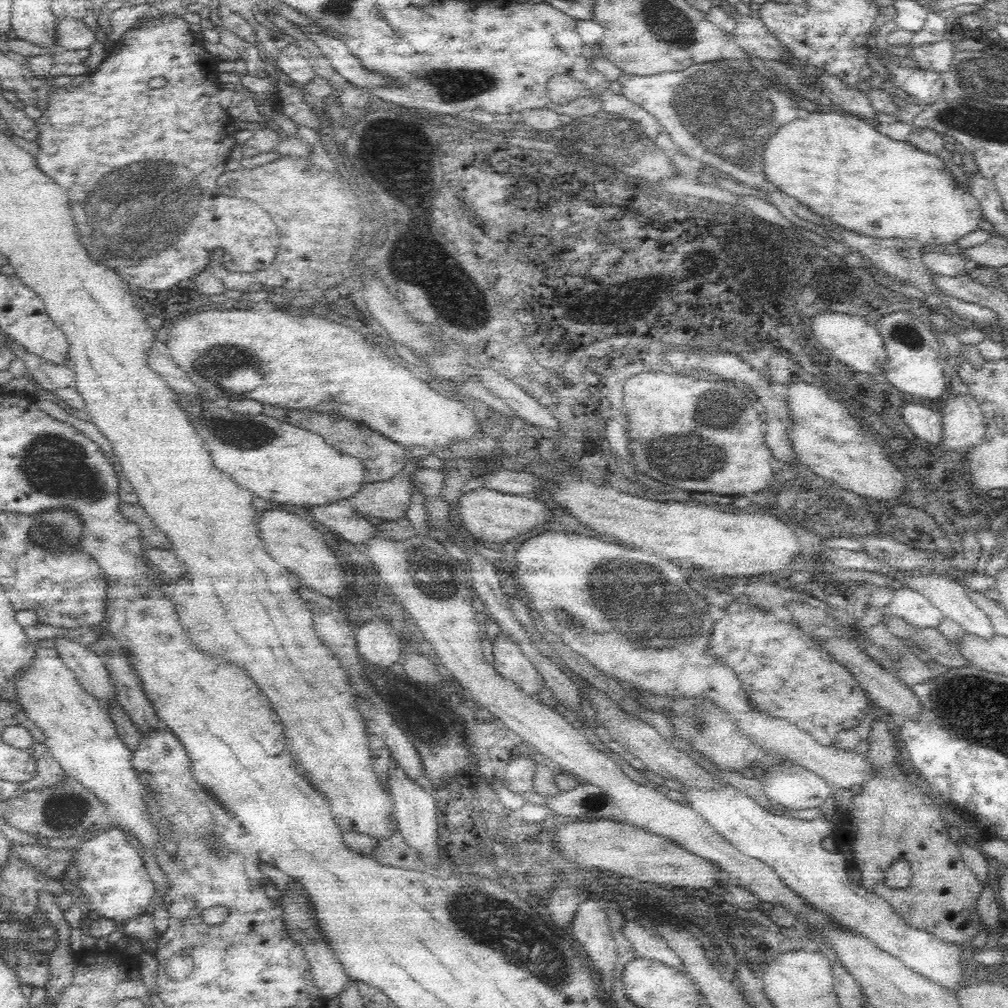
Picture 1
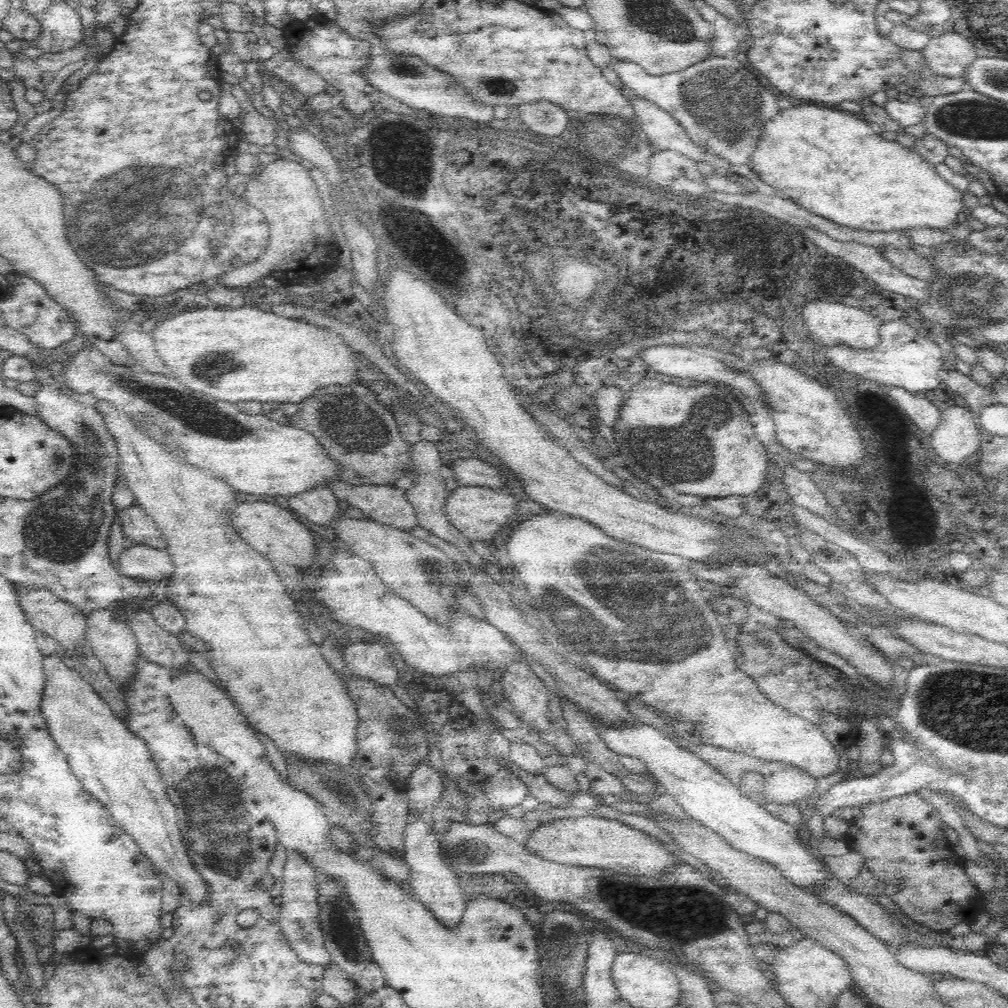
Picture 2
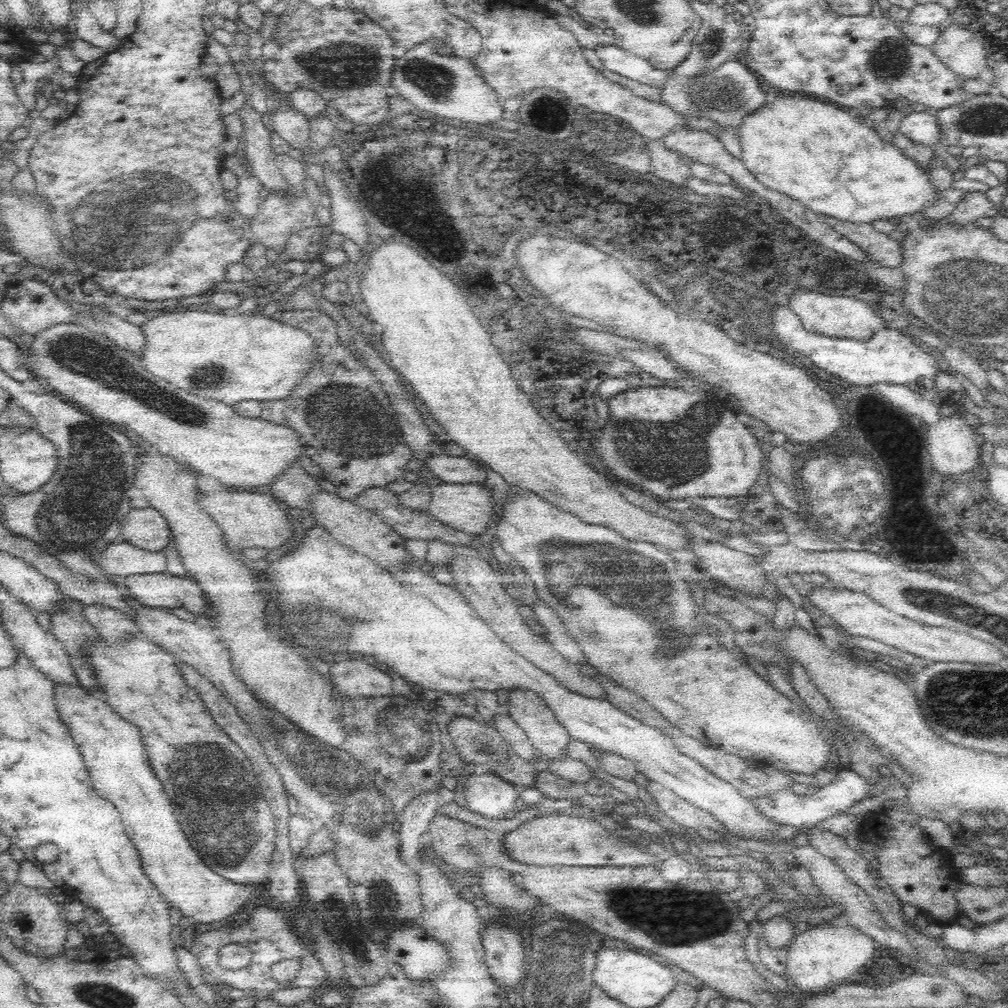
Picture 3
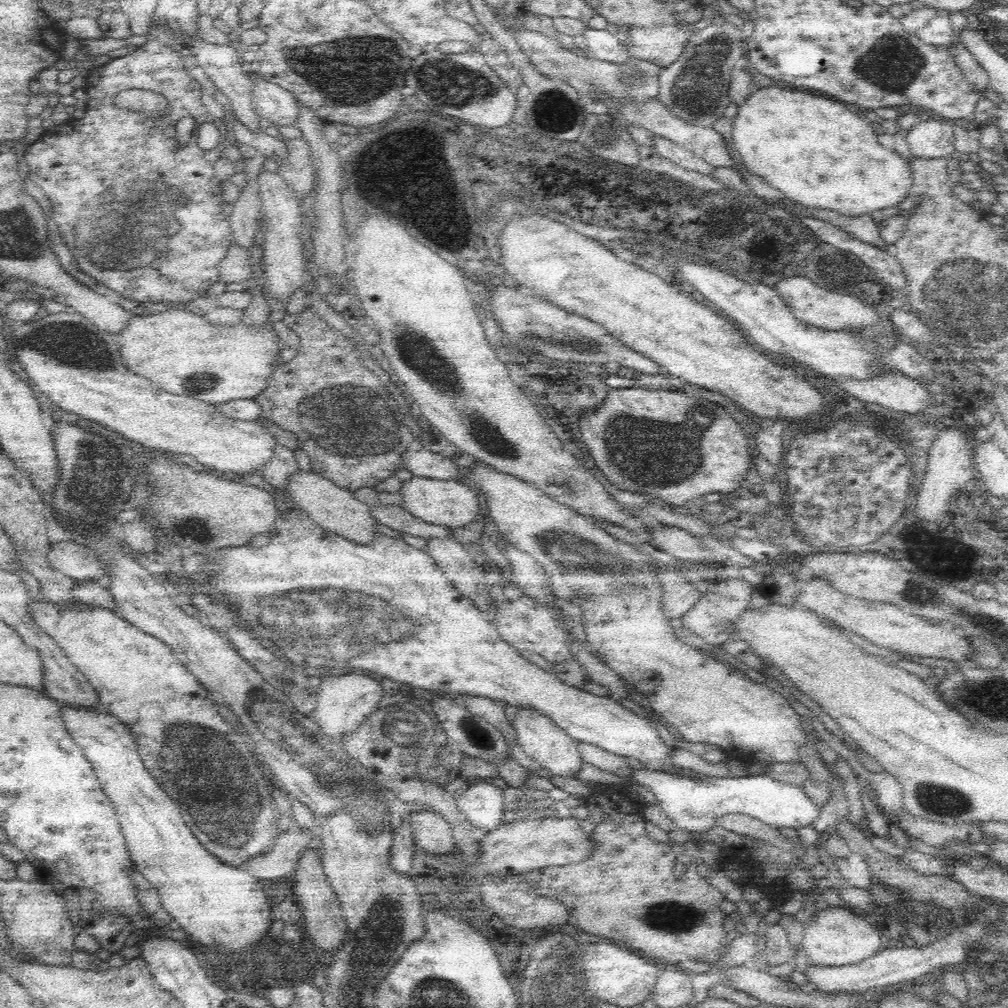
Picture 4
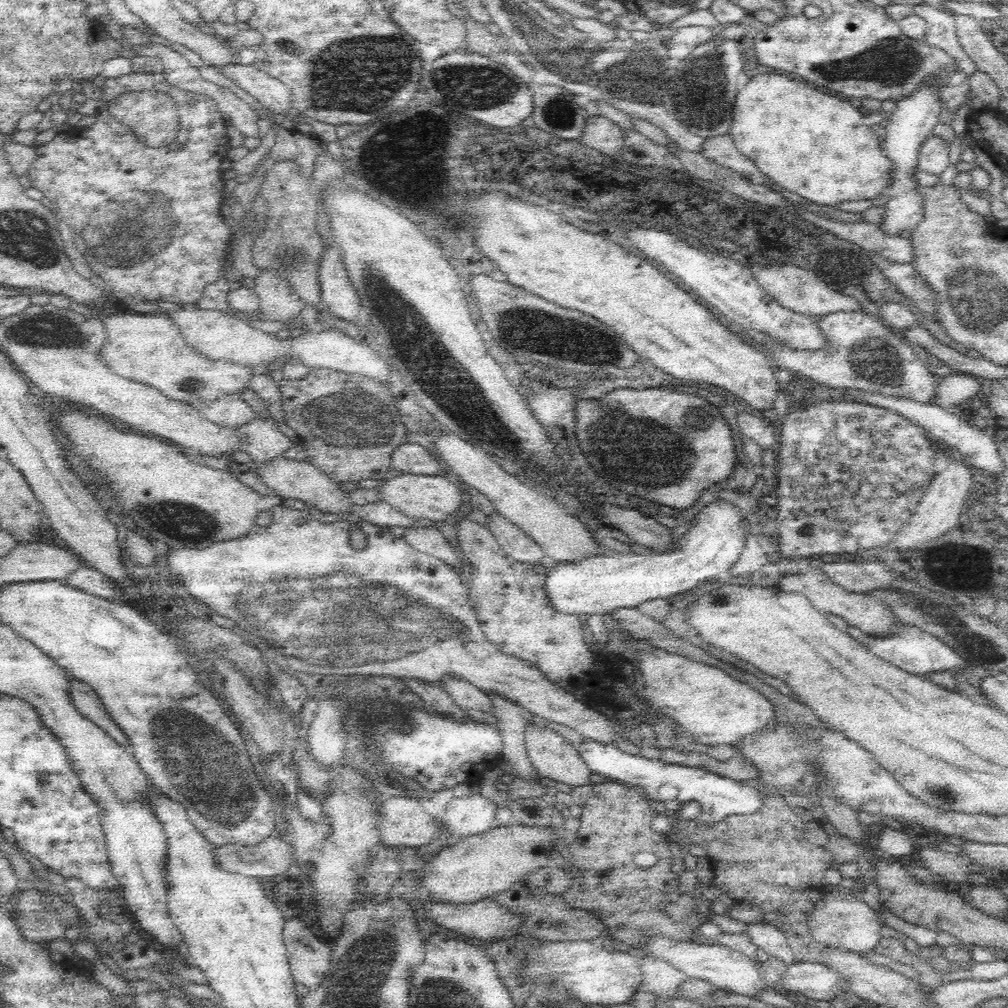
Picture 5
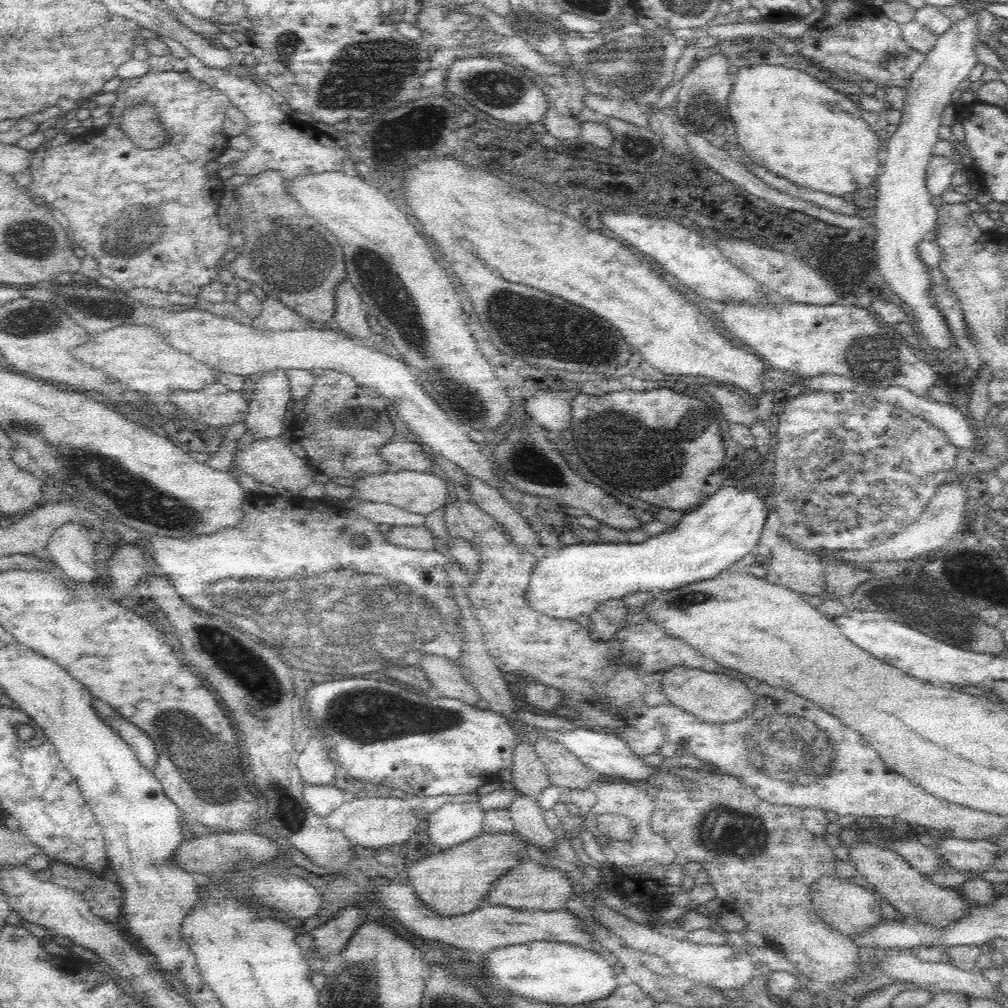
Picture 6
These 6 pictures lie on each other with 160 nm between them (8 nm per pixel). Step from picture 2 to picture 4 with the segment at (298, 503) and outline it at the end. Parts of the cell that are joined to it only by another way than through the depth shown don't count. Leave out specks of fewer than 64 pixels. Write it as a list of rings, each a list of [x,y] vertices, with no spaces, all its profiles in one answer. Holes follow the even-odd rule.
[[[274,442],[272,456],[270,460],[266,460],[260,472],[268,484],[282,489],[282,486],[286,484],[286,478],[294,474],[296,470],[299,469],[293,451],[281,443]]]

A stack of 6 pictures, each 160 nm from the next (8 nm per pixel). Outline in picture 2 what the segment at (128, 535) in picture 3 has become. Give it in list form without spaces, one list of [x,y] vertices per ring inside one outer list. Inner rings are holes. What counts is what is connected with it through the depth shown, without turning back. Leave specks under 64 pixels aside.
[[[138,504],[122,508],[118,512],[118,518],[127,544],[167,548],[165,536],[156,521]]]

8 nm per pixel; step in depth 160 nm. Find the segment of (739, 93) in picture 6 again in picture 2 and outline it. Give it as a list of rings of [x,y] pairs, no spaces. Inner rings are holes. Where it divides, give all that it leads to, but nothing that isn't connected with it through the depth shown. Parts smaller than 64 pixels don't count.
[[[785,104],[778,114],[762,126],[762,134],[760,134],[759,142],[756,144],[755,152],[750,155],[748,164],[750,164],[754,174],[762,182],[771,186],[780,196],[787,199],[790,198],[794,204],[801,206],[808,212],[848,228],[880,232],[900,231],[906,230],[906,228],[940,228],[940,230],[948,230],[955,226],[958,213],[967,211],[966,207],[962,205],[963,193],[940,178],[935,168],[927,160],[924,160],[924,157],[914,151],[902,148],[898,142],[884,140],[881,135],[874,134],[871,131],[870,124],[861,119],[860,116],[853,115],[842,109],[830,110],[830,108],[820,108],[820,106],[812,106],[812,104],[800,104],[800,106],[792,106],[792,104],[786,106]]]

